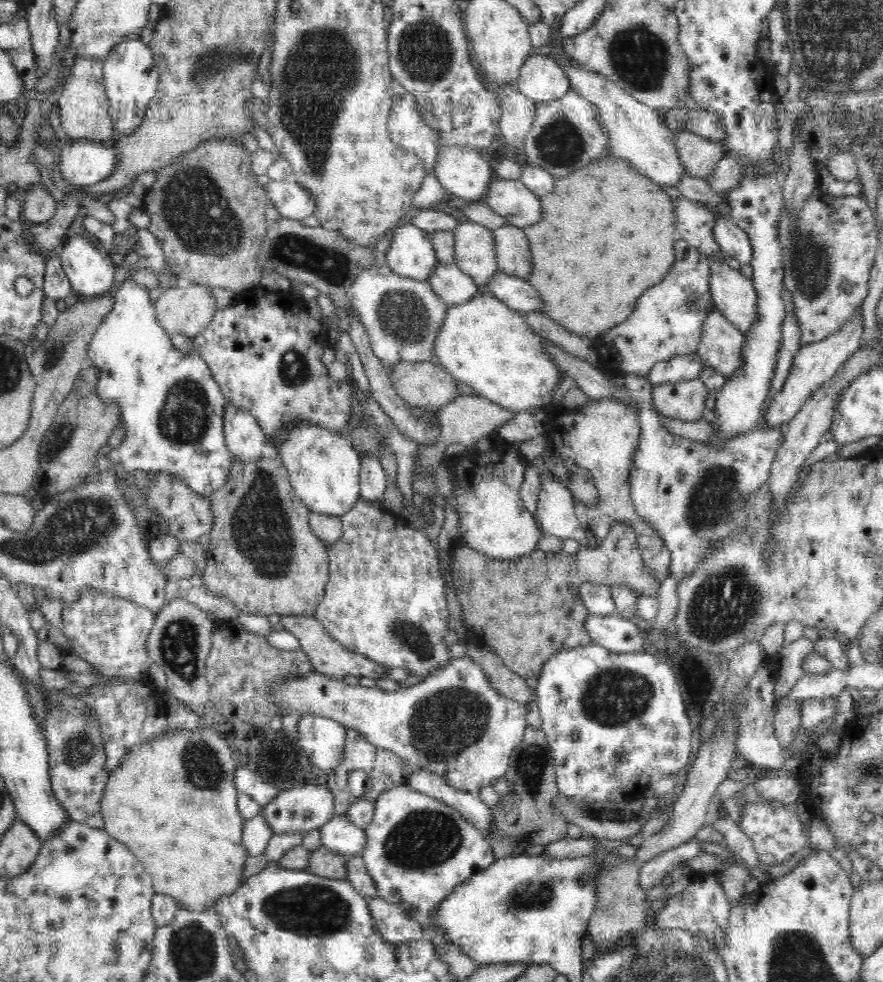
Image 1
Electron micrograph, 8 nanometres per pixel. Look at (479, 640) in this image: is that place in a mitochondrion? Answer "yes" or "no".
no

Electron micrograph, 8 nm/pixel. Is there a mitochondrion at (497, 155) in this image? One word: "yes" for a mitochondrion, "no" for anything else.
no

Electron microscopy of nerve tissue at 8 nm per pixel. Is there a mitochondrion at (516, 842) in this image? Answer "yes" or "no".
yes

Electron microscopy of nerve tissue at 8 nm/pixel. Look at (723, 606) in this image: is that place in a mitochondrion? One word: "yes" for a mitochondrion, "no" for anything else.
yes

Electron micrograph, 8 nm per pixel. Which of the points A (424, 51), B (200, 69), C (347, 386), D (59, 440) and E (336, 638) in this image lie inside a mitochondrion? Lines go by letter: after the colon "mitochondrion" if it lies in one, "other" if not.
A: mitochondrion
B: mitochondrion
C: other
D: mitochondrion
E: other

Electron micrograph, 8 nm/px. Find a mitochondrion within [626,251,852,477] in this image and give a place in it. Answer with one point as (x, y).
(690, 300)

